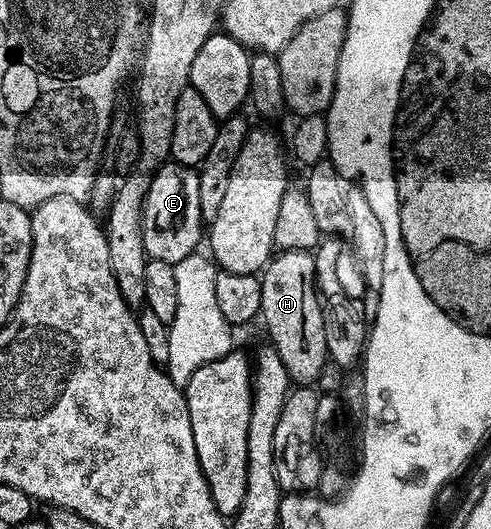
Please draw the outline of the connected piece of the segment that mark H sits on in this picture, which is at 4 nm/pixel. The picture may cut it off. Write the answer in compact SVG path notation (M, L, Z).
M297 249L287 253L279 252L270 258L269 265L260 274L262 283L262 311L260 321L266 324L269 344L280 355L284 367L288 367L291 382L298 387L310 387L315 384L322 368L328 363L326 344L324 343L324 315L320 311L318 290L314 287L313 252Z

